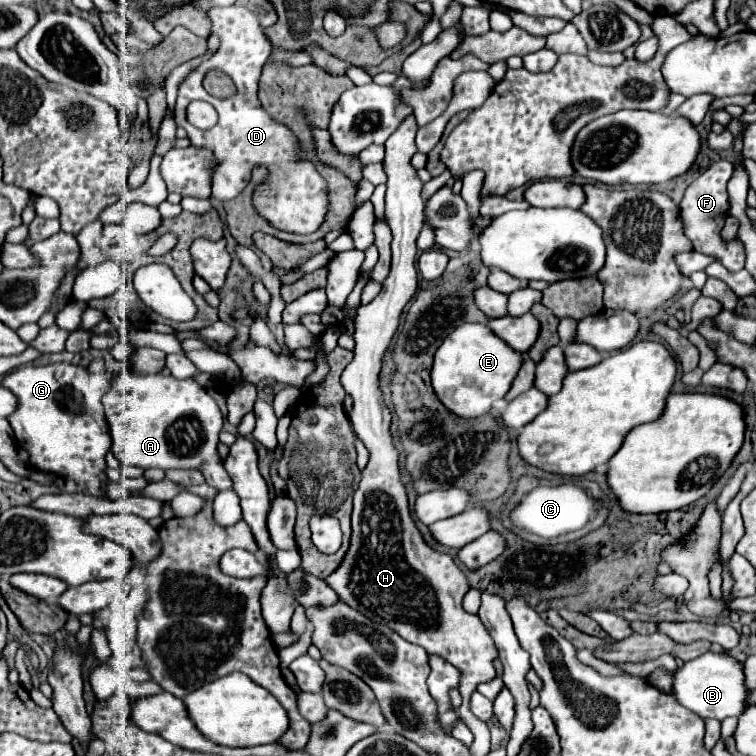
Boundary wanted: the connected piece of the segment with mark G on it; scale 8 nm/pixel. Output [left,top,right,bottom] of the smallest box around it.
[3,362,119,498]

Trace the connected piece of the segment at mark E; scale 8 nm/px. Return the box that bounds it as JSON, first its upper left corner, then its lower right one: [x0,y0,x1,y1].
[431,324,521,418]

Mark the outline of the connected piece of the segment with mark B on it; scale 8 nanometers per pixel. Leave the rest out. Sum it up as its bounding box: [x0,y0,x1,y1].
[673,650,749,720]

